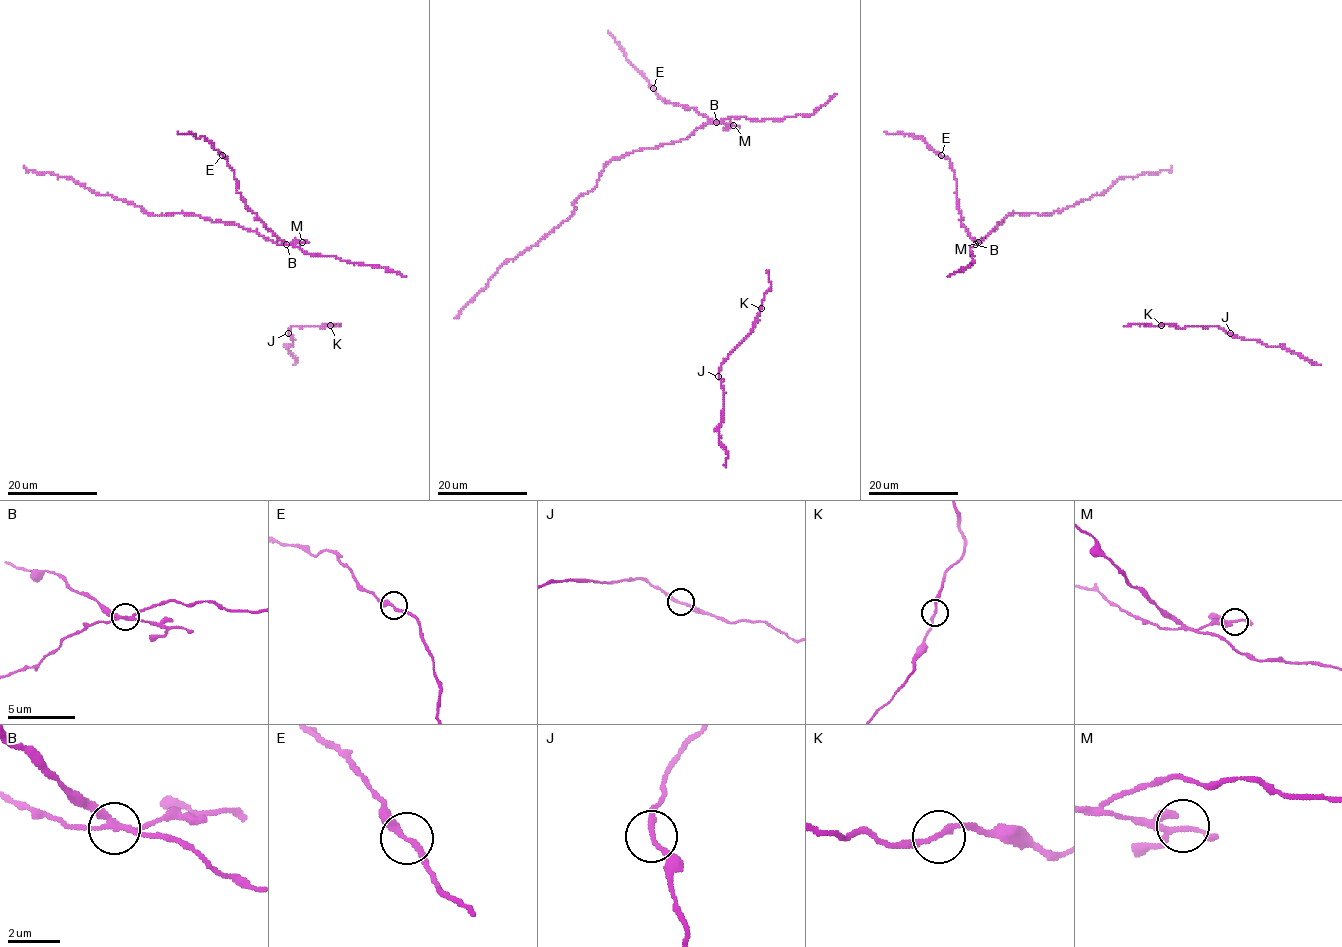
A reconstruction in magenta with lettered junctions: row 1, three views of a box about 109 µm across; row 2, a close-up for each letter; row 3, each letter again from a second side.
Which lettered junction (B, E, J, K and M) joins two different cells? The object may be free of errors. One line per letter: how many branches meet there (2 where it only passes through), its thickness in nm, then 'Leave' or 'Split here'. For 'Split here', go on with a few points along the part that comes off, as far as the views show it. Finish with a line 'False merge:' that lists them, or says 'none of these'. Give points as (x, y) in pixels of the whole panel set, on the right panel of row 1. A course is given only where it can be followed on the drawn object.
B: Branches: 4. Thickness 200 nm. Split here. Course of the part to remove: (975, 244), (1008, 215), (1050, 215), (1094, 194), (1102, 194), (1119, 178), (1168, 170), (1172, 166)
E: Branches: 2. Thickness 240 nm. Leave
J: Branches: 2. Thickness 200 nm. Leave
K: Branches: 2. Thickness 200 nm. Leave
M: Branches: 4. Thickness 170 nm. Leave
False merge: B

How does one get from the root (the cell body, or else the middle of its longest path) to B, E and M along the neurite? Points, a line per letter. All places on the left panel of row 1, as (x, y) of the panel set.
B: (327, 255), (308, 254), (285, 244)
E: (327, 255), (308, 254), (280, 241), (246, 206), (237, 191), (233, 170), (222, 155)
M: (327, 255), (308, 254), (290, 245), (302, 242)

